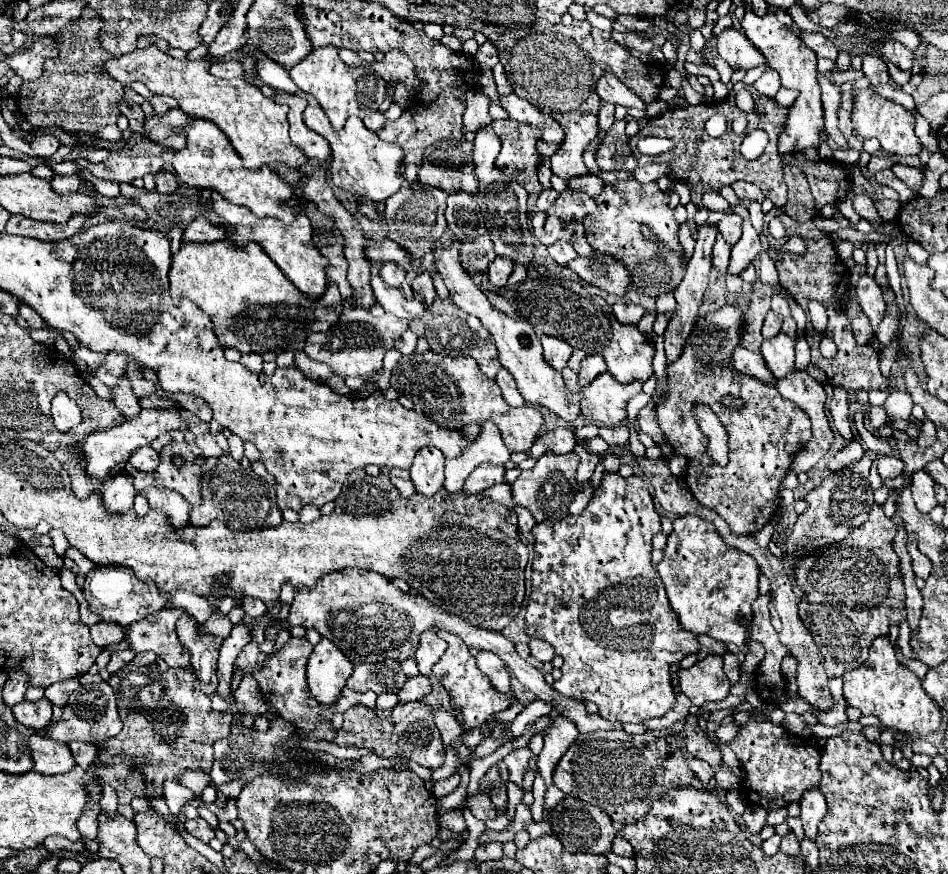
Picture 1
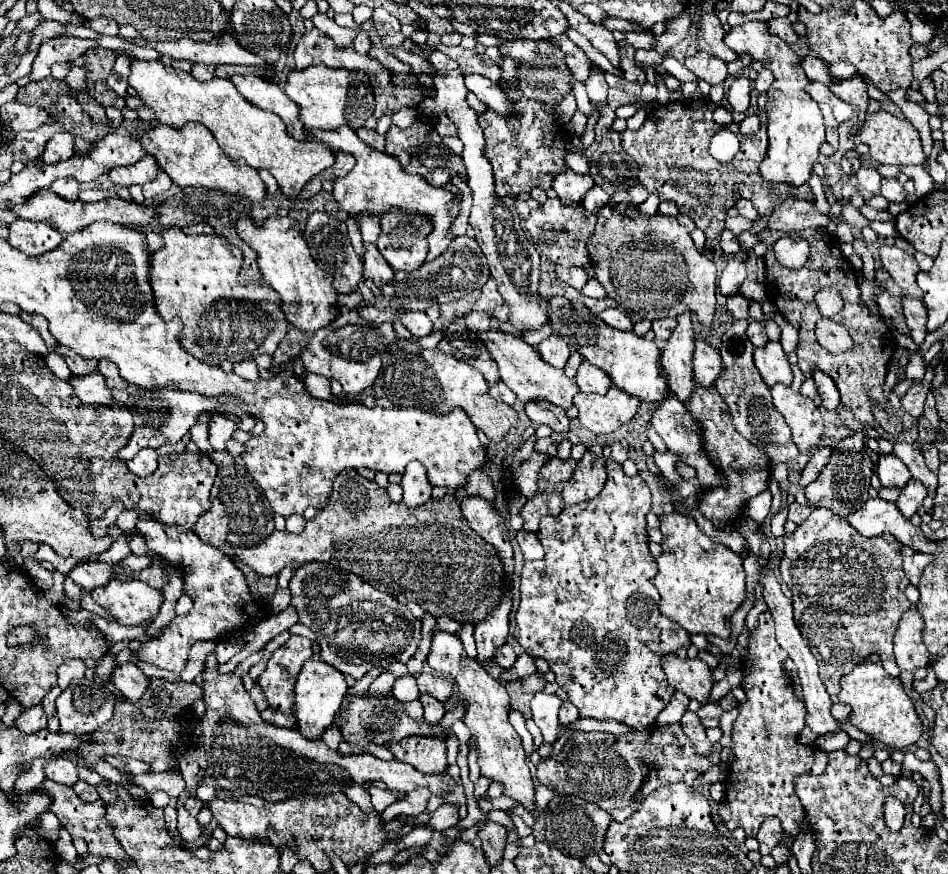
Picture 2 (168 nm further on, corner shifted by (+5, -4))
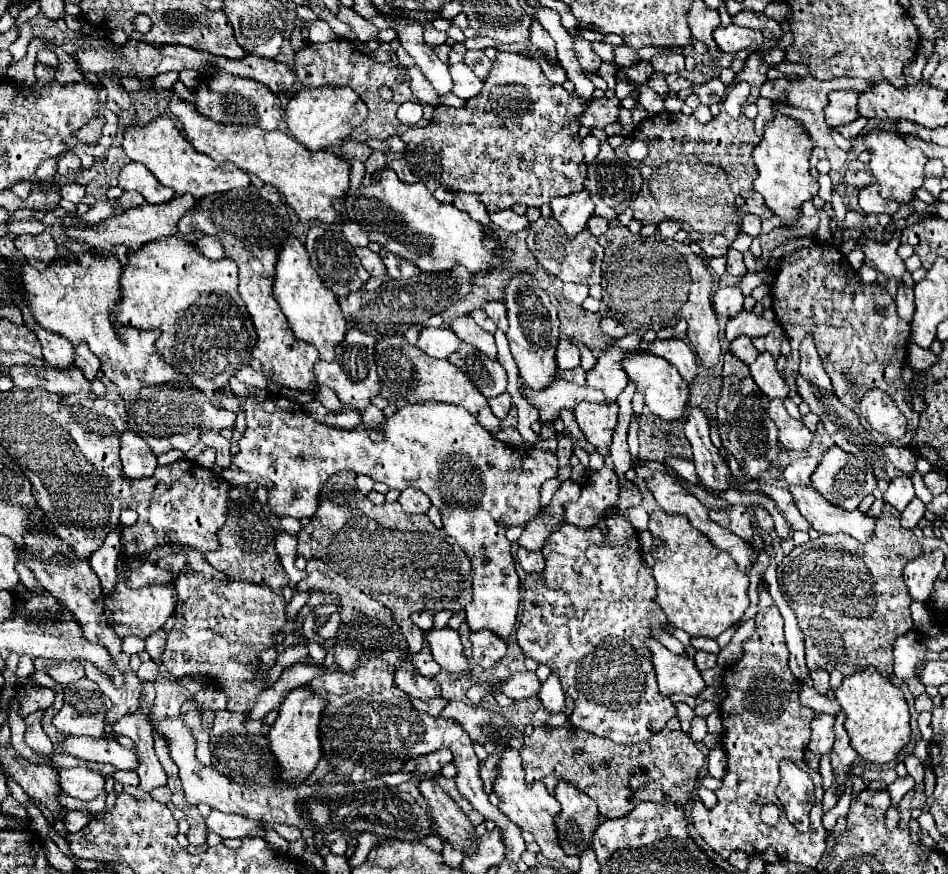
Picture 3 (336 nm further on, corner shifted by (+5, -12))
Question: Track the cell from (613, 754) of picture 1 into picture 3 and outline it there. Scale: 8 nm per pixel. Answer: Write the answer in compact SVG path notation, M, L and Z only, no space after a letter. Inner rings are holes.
M537 726L531 736L525 736L521 758L529 782L543 780L545 776L567 780L595 800L603 818L623 818L643 800L685 804L697 790L699 776L707 764L701 748L683 730L675 732L669 728L641 744L623 746L609 738L575 730L575 726L553 728L551 732Z

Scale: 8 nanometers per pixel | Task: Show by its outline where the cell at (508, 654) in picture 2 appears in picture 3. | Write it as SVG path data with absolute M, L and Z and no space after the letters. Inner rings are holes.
M489 630L471 632L469 640L473 644L473 660L475 660L475 664L479 664L485 670L497 666L497 662L501 662L501 658L507 652L505 640L497 638Z

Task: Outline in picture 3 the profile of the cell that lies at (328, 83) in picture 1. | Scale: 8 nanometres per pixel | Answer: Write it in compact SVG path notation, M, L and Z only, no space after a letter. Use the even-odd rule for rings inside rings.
M339 86L339 88L303 88L295 94L291 94L287 106L287 124L289 132L303 142L309 150L323 150L327 146L339 144L349 138L353 128L359 128L367 120L367 104L351 90L349 86Z

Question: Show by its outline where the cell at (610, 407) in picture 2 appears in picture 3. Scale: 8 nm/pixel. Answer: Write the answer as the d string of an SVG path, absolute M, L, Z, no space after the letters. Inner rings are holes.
M581 402L573 412L589 444L593 444L595 448L611 446L611 436L615 432L619 416L619 406L615 406L615 402L613 404Z

